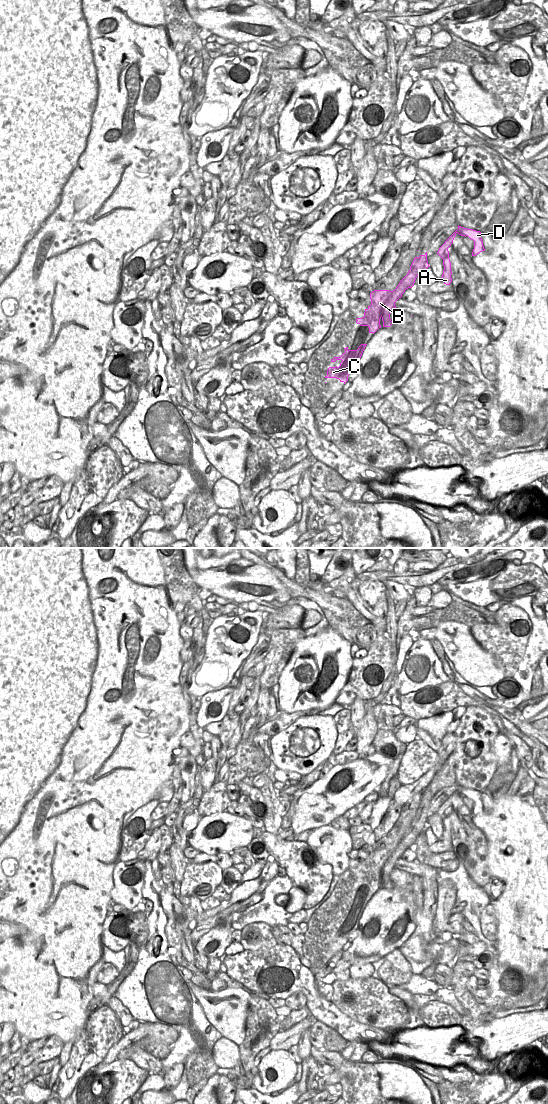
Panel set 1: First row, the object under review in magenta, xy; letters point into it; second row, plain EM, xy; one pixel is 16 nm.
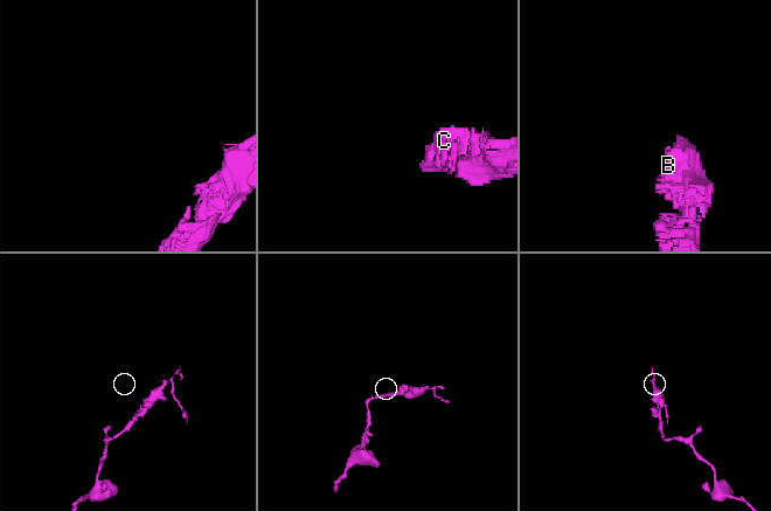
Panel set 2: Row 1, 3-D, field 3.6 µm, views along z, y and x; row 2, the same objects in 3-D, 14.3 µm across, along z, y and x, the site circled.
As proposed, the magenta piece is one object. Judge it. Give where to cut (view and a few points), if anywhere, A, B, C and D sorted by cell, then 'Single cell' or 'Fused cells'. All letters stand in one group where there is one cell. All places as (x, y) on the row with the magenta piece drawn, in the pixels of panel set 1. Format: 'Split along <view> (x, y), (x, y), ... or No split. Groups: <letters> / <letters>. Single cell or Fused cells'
Split along xy (448, 255), (443, 259). Groups: A / B C D. Fused cells.

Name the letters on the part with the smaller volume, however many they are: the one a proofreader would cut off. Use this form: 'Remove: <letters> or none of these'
Remove: A

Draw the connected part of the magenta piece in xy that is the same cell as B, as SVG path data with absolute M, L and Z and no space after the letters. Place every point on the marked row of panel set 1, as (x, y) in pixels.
M427 252L424 255L415 257L407 275L400 281L395 290L374 290L370 293L371 305L365 309L364 316L357 318L356 323L367 326L369 333L375 333L379 328L390 327L393 322L390 314L395 302L402 297L406 289L414 286L417 276L430 267L427 261Z

